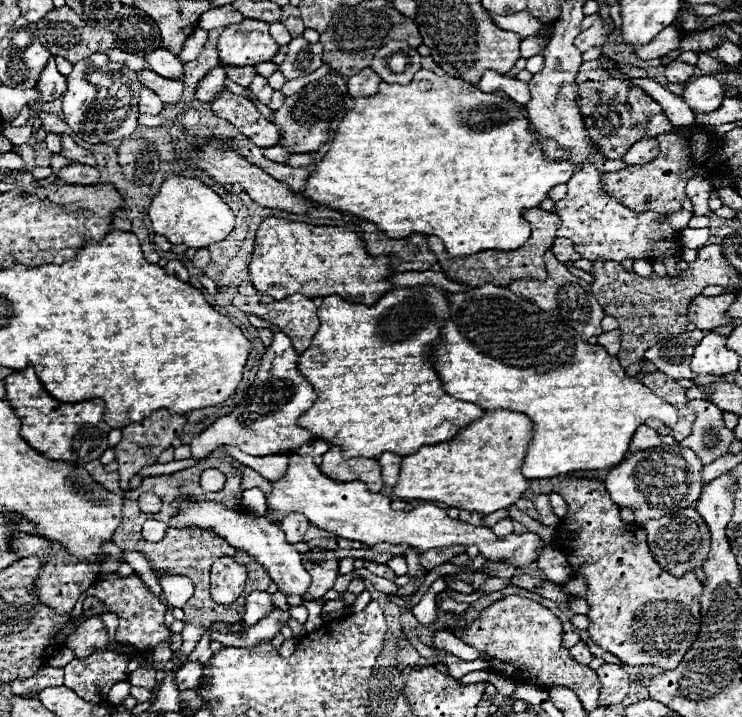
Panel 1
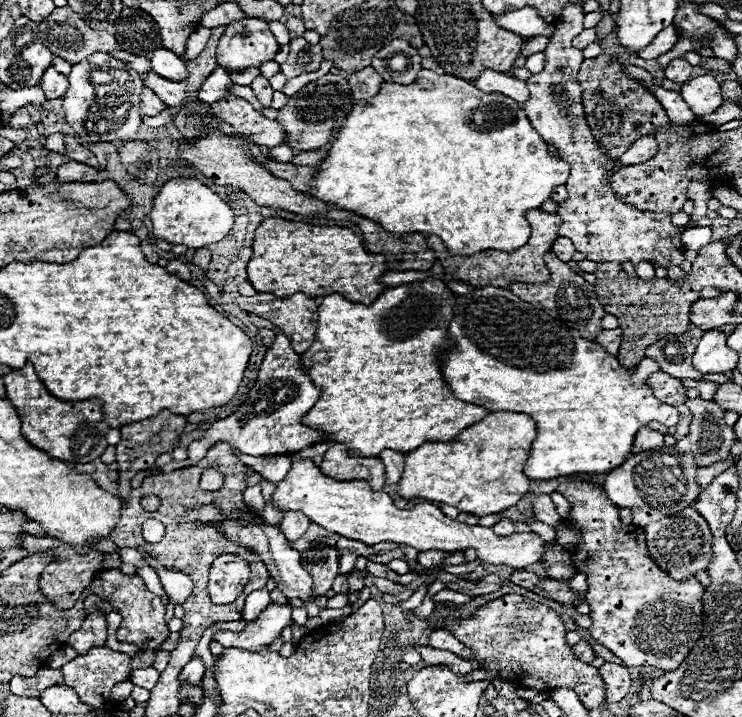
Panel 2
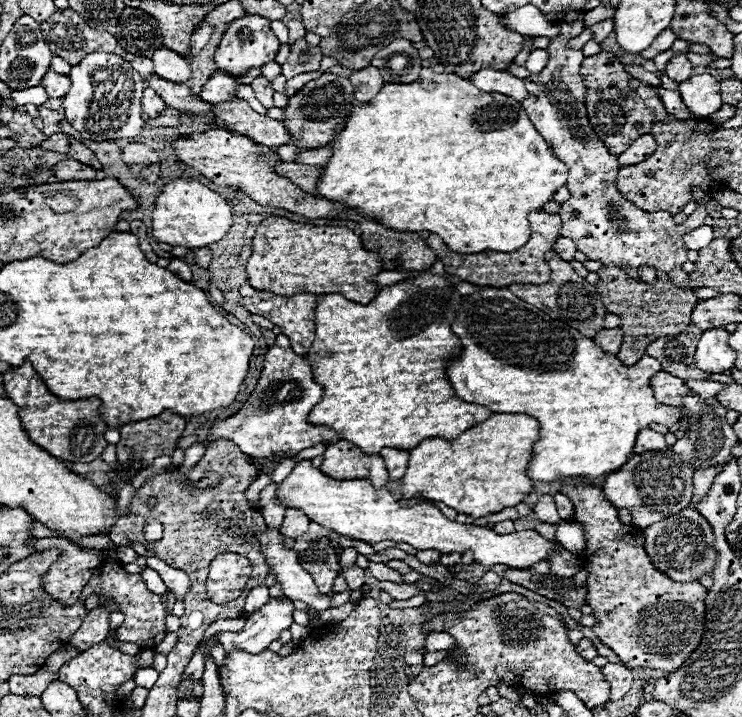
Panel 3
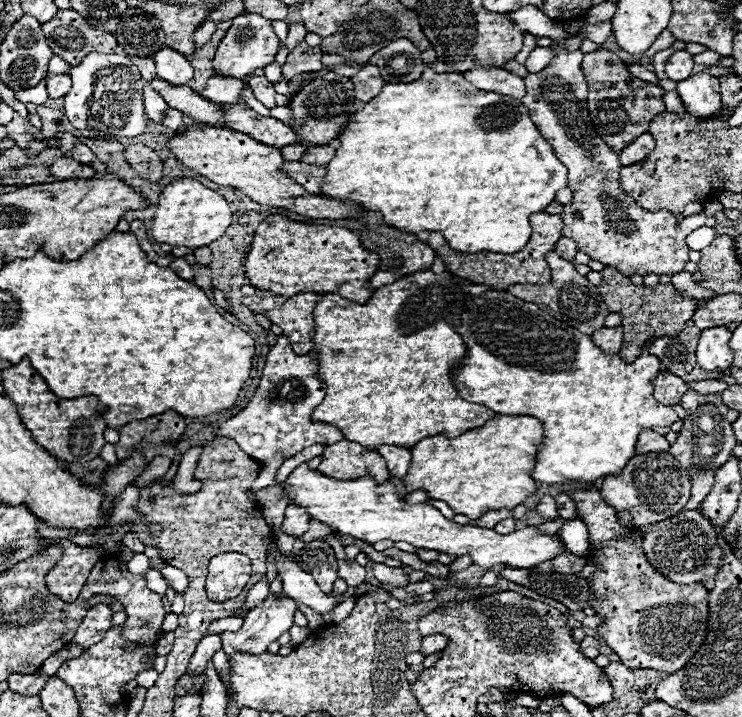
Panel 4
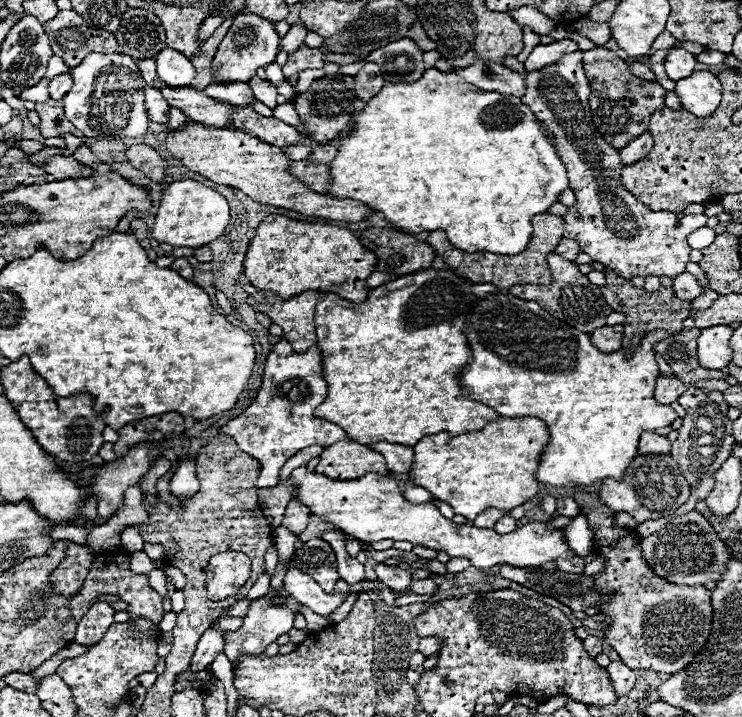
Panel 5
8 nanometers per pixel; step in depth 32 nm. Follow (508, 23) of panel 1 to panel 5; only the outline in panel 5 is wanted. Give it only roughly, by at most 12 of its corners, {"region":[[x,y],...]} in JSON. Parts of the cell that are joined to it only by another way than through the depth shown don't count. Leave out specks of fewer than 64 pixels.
{"region":[[532,6],[510,12],[520,26],[538,34],[564,38],[564,28]]}

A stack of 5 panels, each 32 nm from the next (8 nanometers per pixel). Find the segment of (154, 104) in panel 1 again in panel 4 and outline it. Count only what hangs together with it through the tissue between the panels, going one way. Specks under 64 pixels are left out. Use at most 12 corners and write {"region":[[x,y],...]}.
{"region":[[144,88],[144,110],[162,122],[168,104],[156,90]]}

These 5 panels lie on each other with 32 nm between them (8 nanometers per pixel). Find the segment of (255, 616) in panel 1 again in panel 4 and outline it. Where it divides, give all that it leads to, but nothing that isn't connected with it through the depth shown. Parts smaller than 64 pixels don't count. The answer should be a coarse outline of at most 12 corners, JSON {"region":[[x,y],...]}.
{"region":[[262,578],[248,590],[248,610],[268,596],[268,580]]}

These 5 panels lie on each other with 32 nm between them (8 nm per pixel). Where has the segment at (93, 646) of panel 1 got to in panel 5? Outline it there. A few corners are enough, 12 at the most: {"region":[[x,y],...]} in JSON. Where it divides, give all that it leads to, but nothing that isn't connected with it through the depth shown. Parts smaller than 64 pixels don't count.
{"region":[[96,602],[78,622],[74,642],[96,644],[114,622],[116,610]]}

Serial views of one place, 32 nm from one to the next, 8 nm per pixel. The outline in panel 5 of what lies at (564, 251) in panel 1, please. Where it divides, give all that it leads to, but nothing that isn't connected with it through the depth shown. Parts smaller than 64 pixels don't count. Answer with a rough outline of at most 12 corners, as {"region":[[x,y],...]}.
{"region":[[562,238],[556,254],[566,260],[578,256],[578,242]]}

